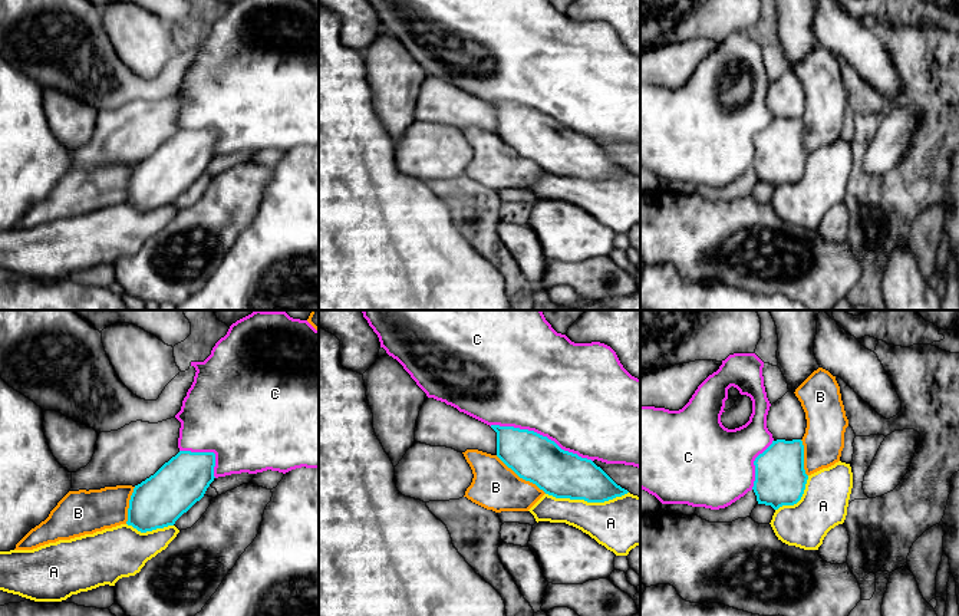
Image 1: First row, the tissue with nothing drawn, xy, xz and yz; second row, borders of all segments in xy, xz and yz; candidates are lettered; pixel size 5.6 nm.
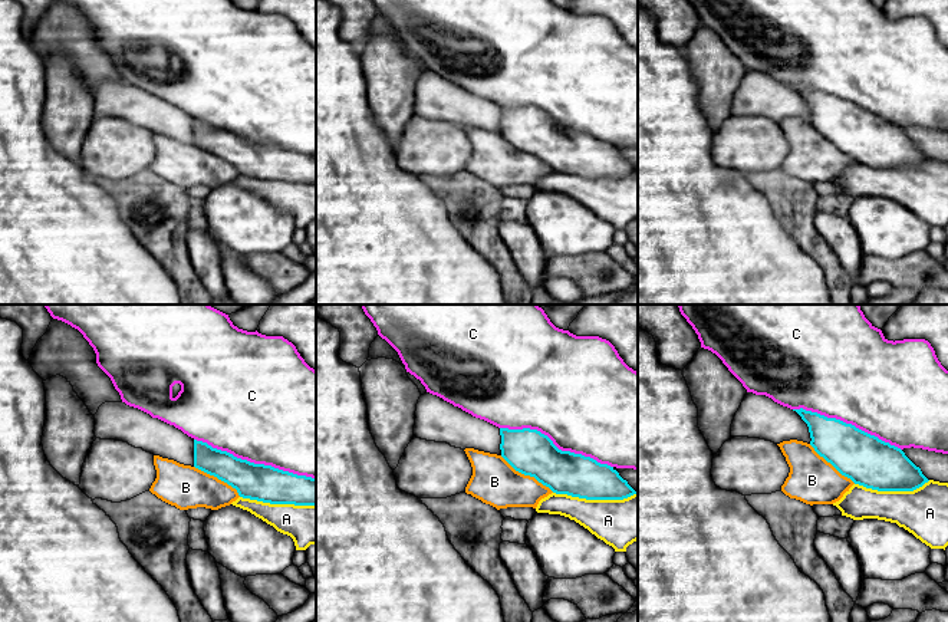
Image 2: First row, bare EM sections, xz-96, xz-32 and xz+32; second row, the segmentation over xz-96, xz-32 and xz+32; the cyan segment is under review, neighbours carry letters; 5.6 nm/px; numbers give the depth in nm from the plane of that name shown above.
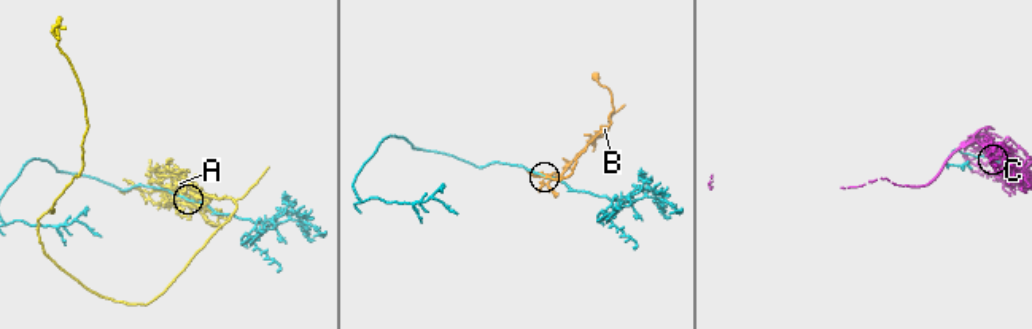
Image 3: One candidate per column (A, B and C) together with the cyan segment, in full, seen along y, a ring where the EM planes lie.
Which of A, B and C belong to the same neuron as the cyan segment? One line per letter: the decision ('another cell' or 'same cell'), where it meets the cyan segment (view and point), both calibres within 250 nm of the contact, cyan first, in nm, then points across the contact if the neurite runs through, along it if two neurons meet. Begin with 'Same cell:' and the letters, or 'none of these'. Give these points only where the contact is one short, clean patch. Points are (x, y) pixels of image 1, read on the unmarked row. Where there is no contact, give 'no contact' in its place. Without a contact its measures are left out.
Same cell: none of these
A: another cell | xz (586, 178) | 260/300 nm
B: another cell | xz (521, 155) | 260/260 nm
C: another cell | xz (541, 114) | 260/500 nm

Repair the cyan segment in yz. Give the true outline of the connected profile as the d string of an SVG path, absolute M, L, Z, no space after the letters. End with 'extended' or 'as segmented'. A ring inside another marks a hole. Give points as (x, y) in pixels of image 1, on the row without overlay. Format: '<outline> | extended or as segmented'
M792 70L769 85L767 106L772 122L755 139L754 171L758 182L778 188L797 182L805 168L803 115L807 106L805 90Z | extended

